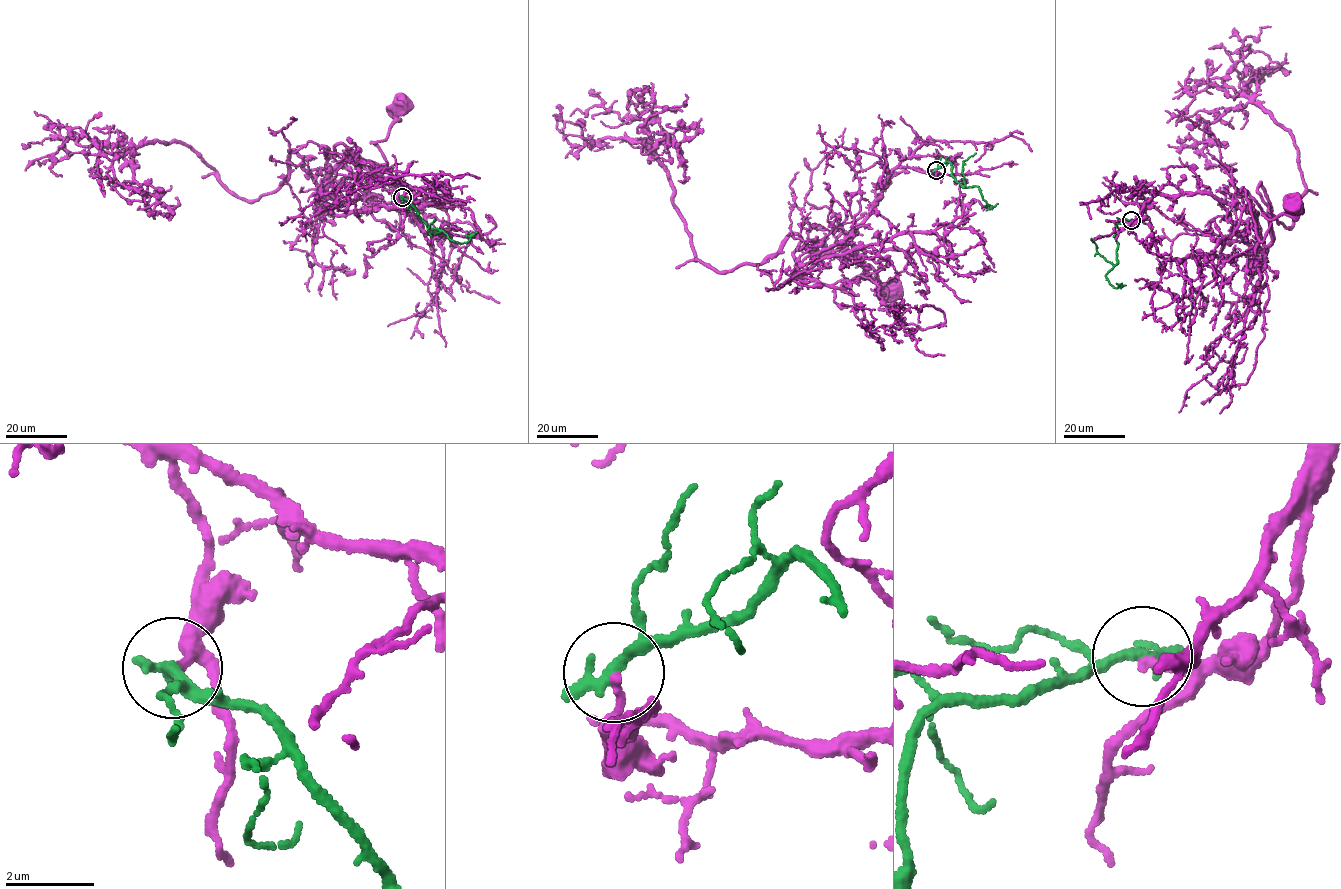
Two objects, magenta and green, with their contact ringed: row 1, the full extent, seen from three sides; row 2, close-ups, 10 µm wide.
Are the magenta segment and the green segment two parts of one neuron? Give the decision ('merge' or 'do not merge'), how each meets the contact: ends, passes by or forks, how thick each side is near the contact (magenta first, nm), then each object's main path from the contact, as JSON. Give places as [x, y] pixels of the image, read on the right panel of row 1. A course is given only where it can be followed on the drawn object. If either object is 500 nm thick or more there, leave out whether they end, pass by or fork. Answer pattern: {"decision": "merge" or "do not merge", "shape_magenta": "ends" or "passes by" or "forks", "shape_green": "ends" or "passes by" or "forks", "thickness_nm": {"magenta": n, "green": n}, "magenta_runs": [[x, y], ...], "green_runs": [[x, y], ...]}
{"decision": "do not merge", "shape_magenta": "ends", "shape_green": "forks", "thickness_nm": {"magenta": 170, "green": 190}, "magenta_runs": [[1132, 220], [1155, 190], [1206, 193], [1253, 216], [1268, 245], [1245, 191], [1261, 241], [1265, 216], [1293, 206]], "green_runs": [[1131, 220], [1116, 225], [1116, 264], [1105, 275], [1110, 284], [1118, 287], [1116, 283]]}

